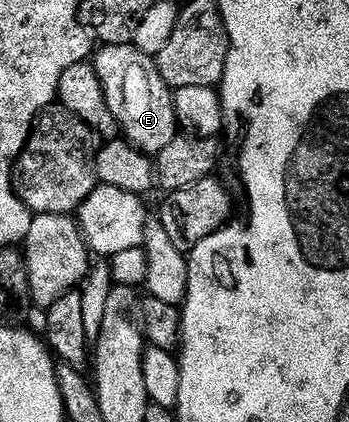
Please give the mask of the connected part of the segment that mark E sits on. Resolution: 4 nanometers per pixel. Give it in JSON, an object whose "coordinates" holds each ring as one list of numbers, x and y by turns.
{"coordinates":[[132,43,129,45,102,45,99,50,99,53,97,50,93,54,92,64,102,84,106,102,114,112,115,119,118,120,121,136,131,148,138,149,139,152,150,157,156,157,180,133,180,124,174,105,174,91,159,71,157,60,137,49]]}

